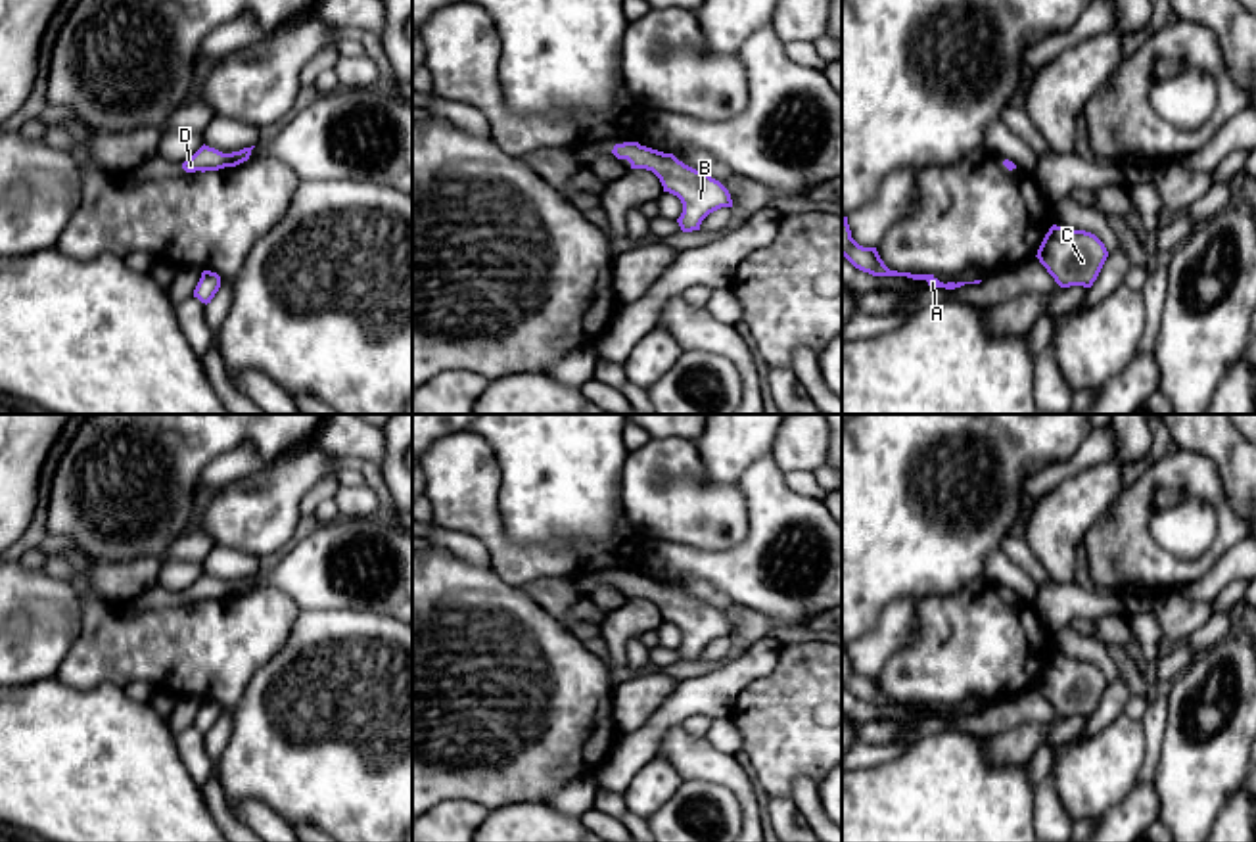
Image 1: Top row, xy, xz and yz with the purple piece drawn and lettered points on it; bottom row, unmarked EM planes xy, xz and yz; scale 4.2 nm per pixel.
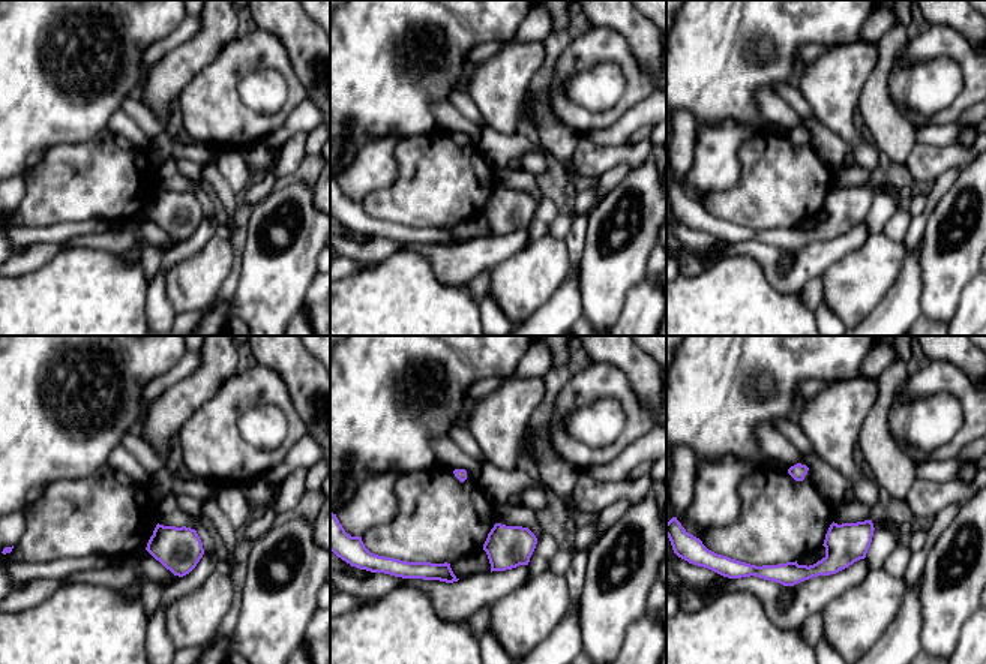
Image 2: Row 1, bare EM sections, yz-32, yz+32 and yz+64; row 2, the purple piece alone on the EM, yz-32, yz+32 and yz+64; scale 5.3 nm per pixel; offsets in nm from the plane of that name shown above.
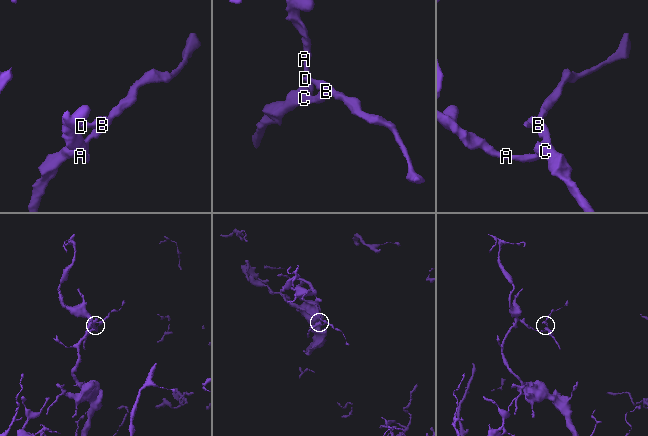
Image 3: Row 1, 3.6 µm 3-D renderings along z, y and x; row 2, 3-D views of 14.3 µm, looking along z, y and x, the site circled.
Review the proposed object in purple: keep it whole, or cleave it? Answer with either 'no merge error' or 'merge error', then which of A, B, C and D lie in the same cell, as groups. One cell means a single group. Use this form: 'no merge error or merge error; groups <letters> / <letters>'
no merge error; groups A B C D

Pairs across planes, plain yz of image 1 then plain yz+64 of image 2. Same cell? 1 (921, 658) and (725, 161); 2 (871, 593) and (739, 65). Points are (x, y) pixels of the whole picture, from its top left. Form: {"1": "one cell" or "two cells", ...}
{"1": "two cells", "2": "one cell"}

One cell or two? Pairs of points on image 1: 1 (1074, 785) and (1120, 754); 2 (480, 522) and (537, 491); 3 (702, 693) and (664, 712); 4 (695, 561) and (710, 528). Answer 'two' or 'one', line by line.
1: one
2: two
3: one
4: two

